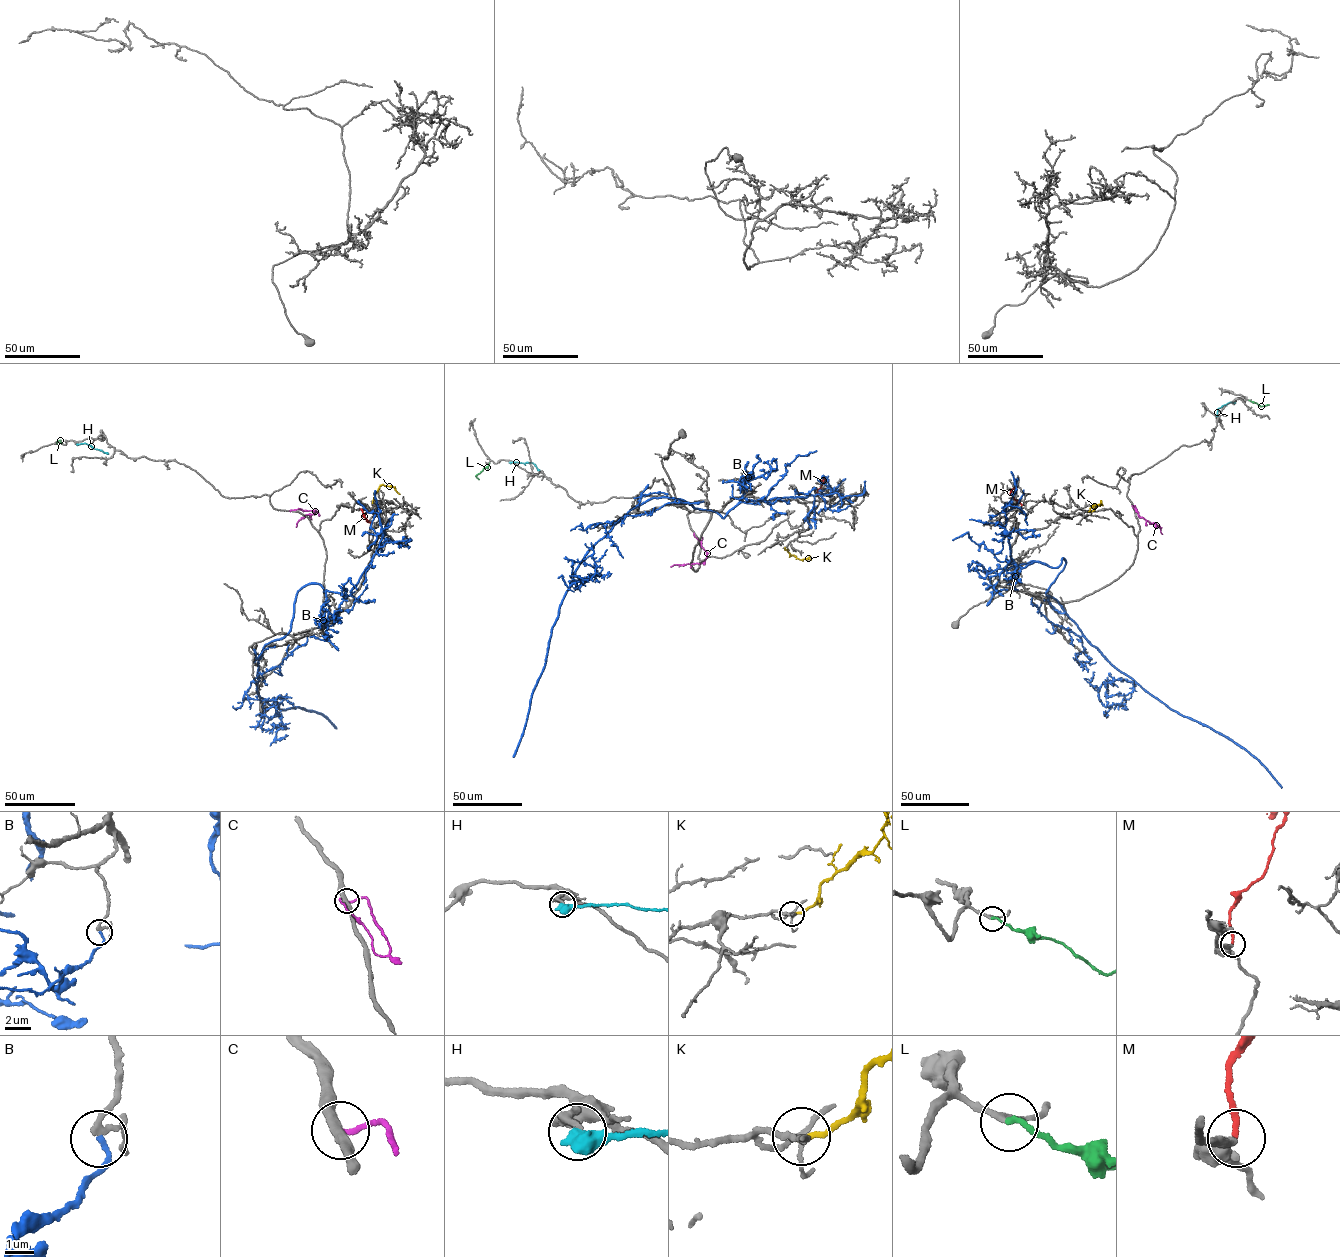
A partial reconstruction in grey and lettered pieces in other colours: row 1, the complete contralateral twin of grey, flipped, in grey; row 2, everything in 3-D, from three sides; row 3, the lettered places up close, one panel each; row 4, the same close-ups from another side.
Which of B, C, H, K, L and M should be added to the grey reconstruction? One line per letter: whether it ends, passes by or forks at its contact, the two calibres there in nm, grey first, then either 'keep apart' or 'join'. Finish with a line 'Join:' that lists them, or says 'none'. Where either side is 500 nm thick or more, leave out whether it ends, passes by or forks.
B: it ends; calibres 180 and 180 nm; keep apart
C: it ends; calibres 320 and 180 nm; keep apart
H: calibres 110 and 650 nm; keep apart
K: it ends; calibres 120 and 180 nm; keep apart
L: it ends; calibres 160 and 200 nm; join
M: it ends; calibres 320 and 190 nm; keep apart
Join: L

